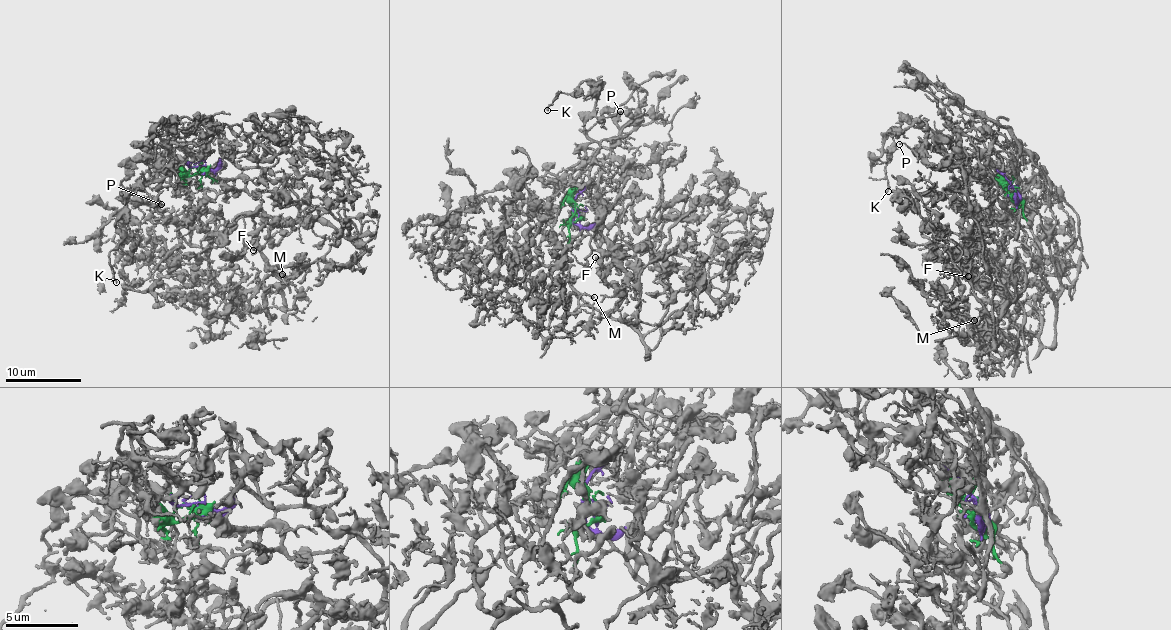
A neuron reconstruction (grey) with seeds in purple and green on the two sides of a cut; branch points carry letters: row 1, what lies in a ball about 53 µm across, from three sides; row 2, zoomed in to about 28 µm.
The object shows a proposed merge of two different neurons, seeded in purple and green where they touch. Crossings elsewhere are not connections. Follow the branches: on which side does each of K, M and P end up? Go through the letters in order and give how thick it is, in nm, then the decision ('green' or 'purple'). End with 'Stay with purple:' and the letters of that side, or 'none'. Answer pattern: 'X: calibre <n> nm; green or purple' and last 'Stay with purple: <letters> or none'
K: calibre 160 nm; purple
M: calibre 120 nm; green
P: calibre 130 nm; purple
Stay with purple: K, P

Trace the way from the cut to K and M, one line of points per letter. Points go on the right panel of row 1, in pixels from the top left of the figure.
K: (1015, 192), (1003, 174), (978, 154), (954, 149), (906, 120), (892, 132), (890, 158), (884, 168), (887, 192)
M: (1015, 192), (1047, 234), (1056, 333), (1047, 346), (1011, 316), (1021, 329), (994, 325), (1016, 357), (974, 320)

